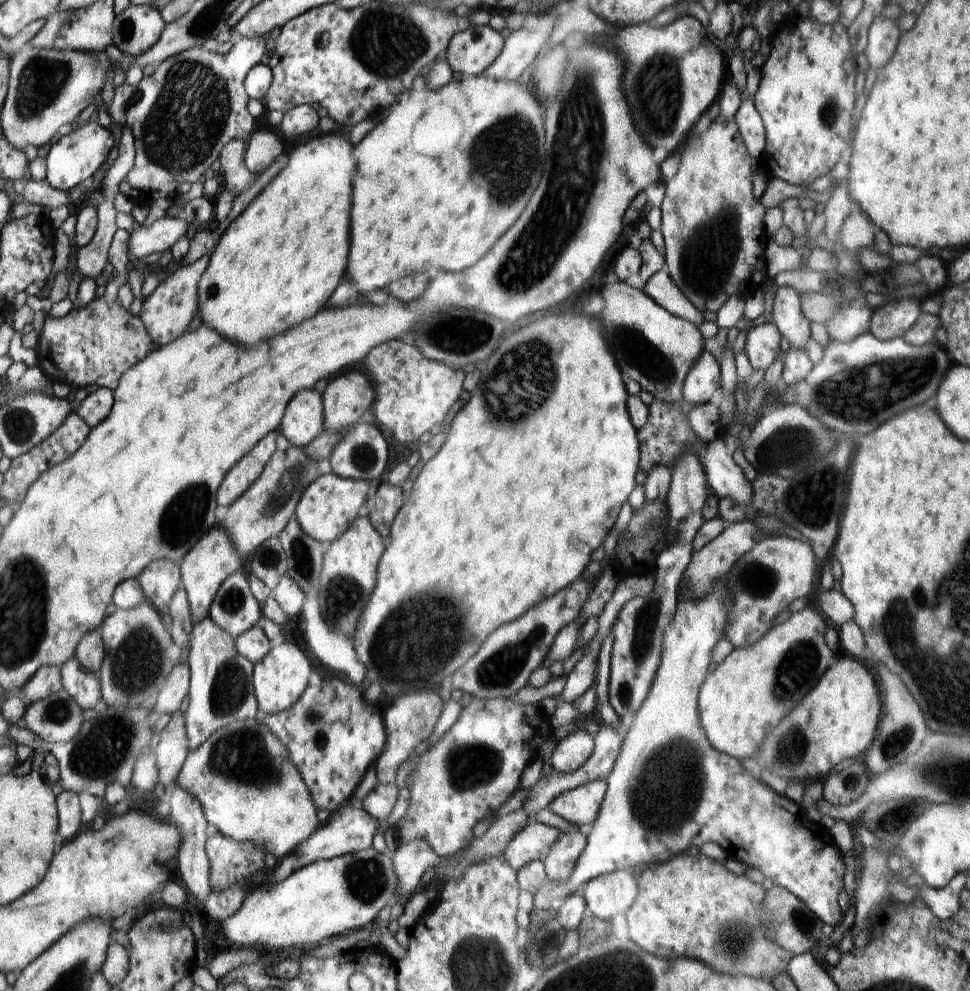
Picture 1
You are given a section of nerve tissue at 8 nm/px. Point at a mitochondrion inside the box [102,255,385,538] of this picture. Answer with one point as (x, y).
(291, 479)

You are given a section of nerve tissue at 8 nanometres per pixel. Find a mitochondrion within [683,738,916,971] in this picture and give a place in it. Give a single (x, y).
(733, 940)

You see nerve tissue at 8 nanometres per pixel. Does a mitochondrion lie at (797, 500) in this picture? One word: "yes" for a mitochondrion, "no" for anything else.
yes

